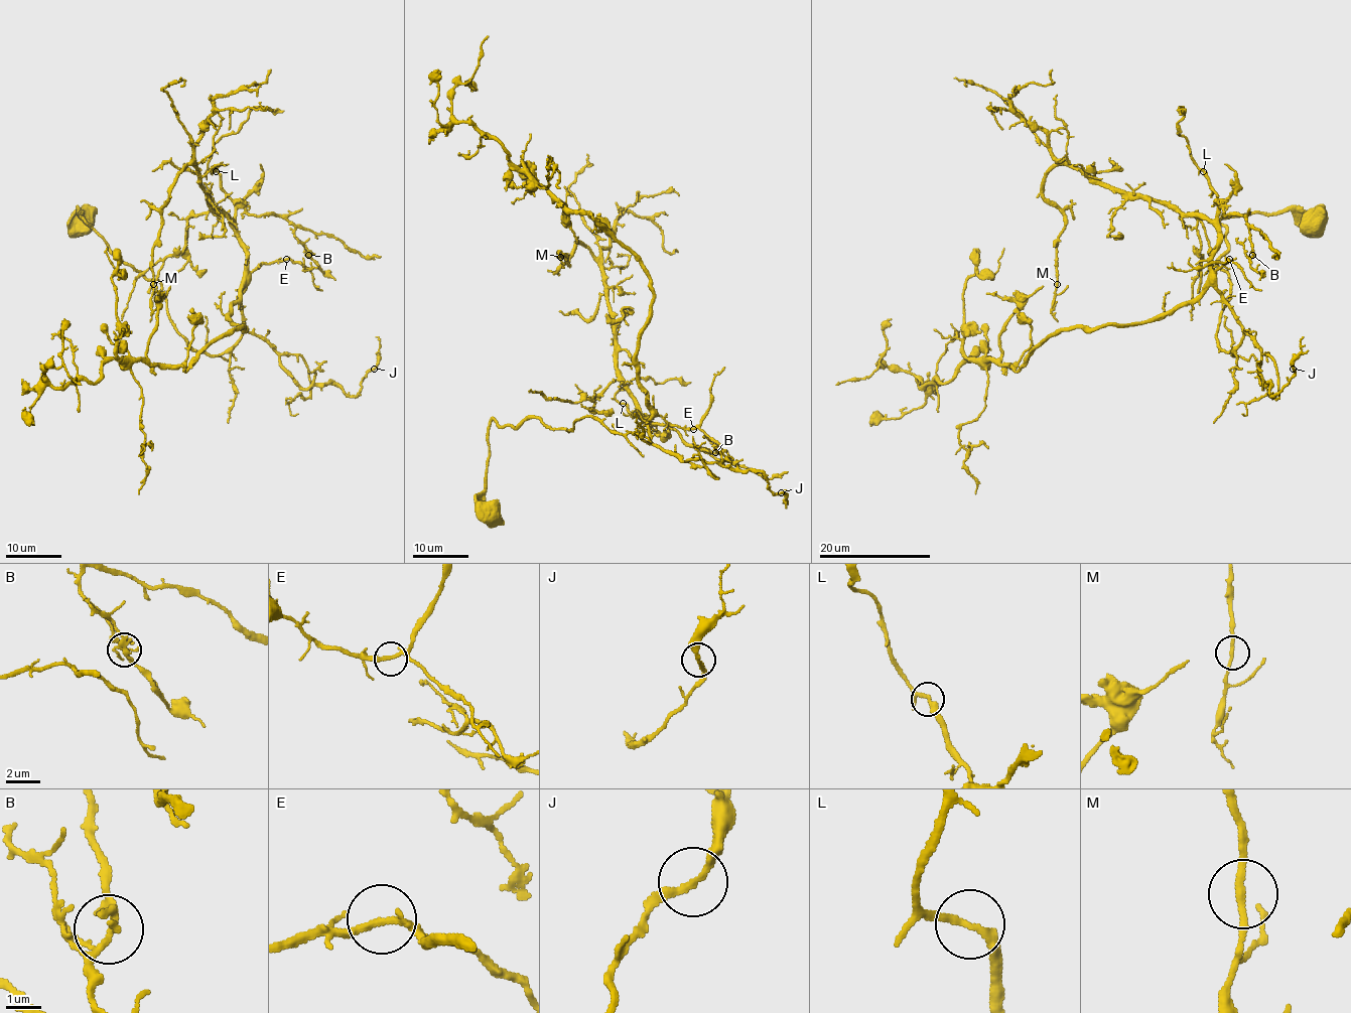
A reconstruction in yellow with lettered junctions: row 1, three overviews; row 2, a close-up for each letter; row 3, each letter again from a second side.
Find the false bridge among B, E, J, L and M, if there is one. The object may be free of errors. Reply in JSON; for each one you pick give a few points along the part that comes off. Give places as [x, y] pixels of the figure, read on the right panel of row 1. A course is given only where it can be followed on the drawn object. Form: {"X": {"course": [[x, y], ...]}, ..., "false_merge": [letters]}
{"false_merge": []}

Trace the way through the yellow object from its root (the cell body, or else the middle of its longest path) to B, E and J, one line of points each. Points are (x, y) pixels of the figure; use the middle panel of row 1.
B: (488, 515), (492, 419), (571, 430), (594, 416), (649, 443), (655, 412), (642, 418), (715, 452)
E: (488, 515), (492, 419), (517, 428), (539, 418), (571, 430), (594, 416), (648, 443), (655, 415), (693, 429)
J: (488, 515), (492, 419), (517, 428), (539, 418), (571, 430), (594, 416), (682, 461), (762, 472), (781, 492)

